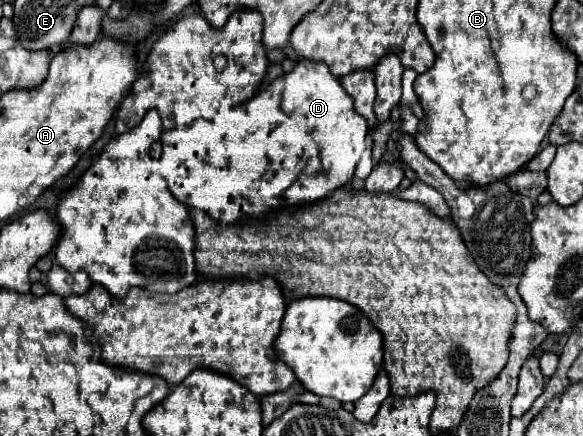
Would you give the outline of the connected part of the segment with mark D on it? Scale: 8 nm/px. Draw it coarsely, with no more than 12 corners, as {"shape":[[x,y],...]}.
{"shape":[[301,59],[163,131],[179,203],[231,225],[351,183],[367,121]]}

